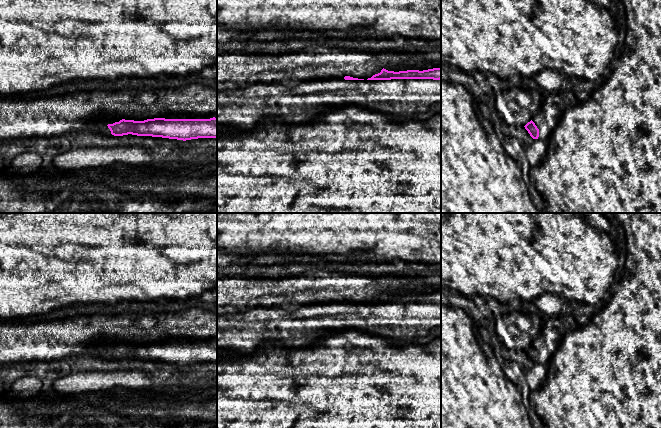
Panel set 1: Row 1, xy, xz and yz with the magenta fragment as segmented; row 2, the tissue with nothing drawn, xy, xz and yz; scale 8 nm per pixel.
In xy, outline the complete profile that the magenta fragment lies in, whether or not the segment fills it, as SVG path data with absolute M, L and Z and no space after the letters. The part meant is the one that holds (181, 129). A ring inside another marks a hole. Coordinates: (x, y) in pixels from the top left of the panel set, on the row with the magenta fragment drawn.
M186 113L168 114L134 121L112 118L109 114L101 118L105 124L96 132L107 136L152 136L177 140L217 138L217 113L192 116Z

